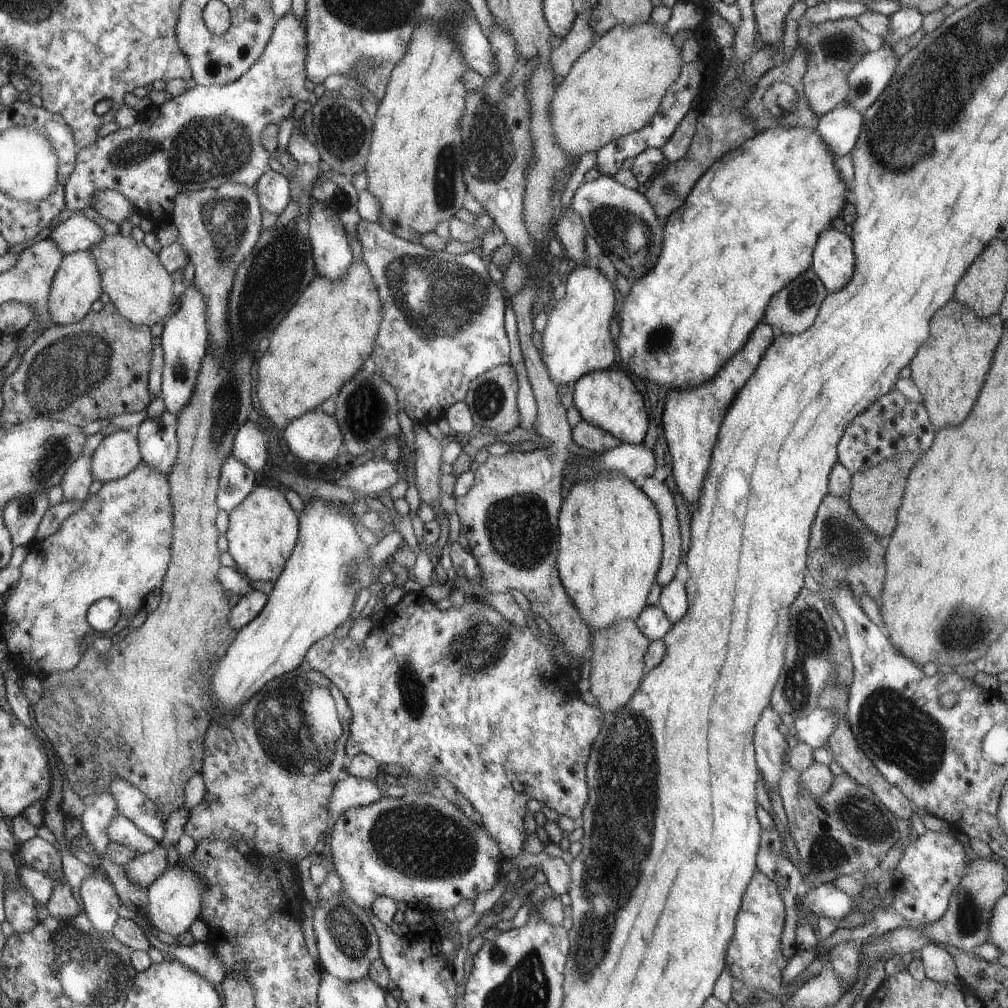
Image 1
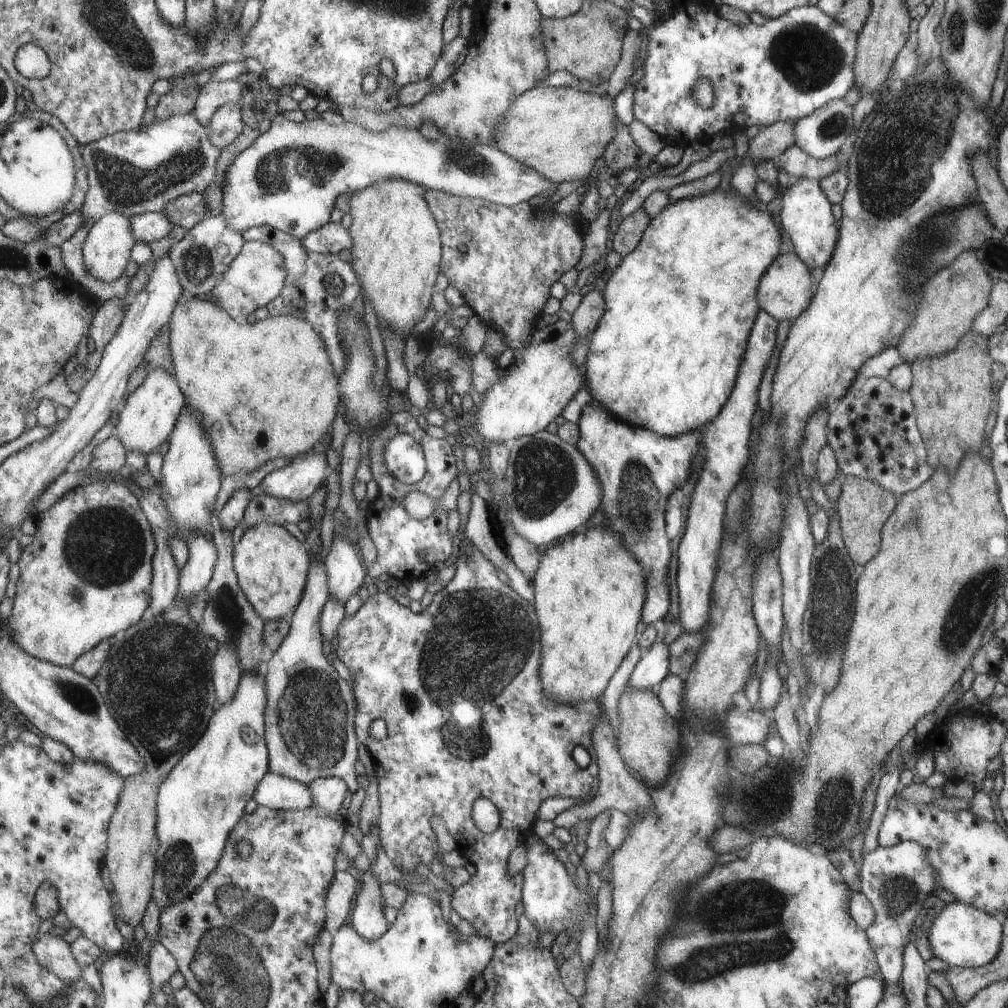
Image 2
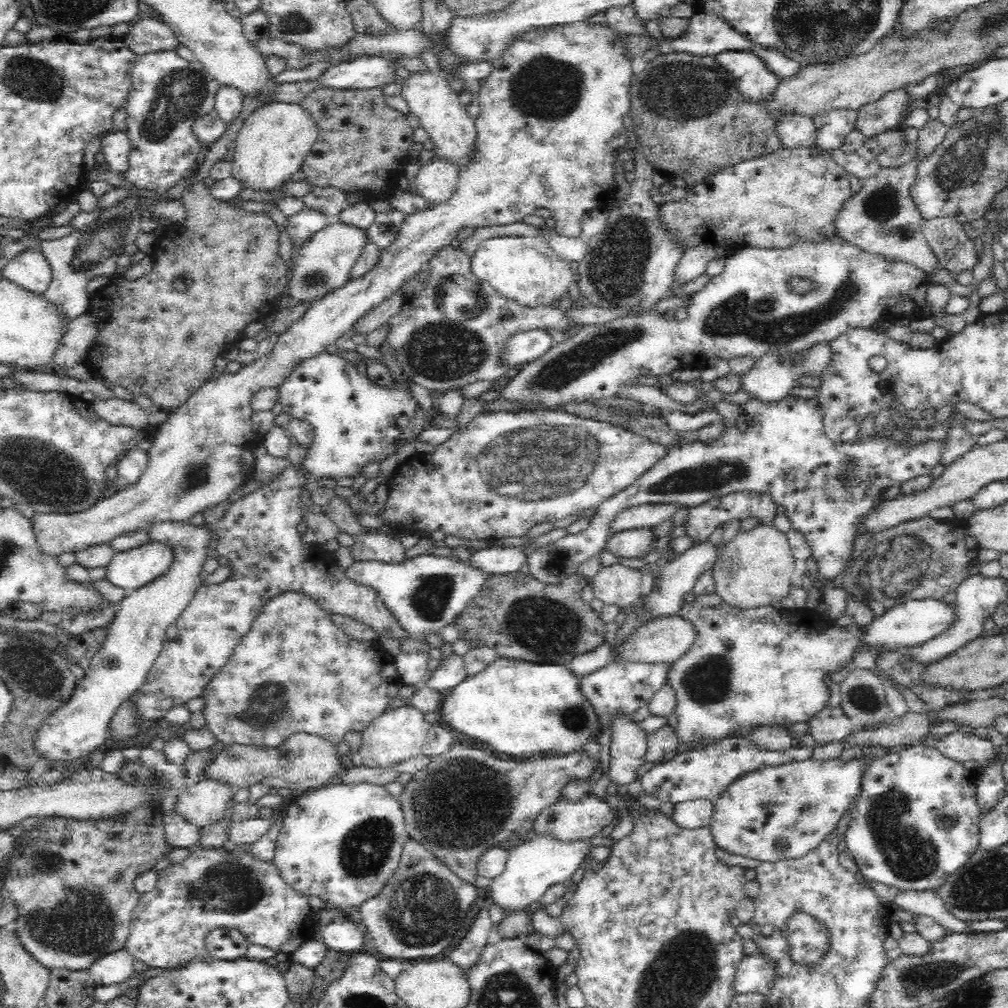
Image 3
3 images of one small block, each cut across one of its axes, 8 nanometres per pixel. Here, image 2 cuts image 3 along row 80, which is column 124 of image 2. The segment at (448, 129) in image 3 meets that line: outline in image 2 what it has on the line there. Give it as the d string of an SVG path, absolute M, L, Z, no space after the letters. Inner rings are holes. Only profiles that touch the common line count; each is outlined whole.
M162 368L151 369L141 384L127 396L115 432L126 450L147 456L168 440L183 406L184 394L175 380L175 375Z

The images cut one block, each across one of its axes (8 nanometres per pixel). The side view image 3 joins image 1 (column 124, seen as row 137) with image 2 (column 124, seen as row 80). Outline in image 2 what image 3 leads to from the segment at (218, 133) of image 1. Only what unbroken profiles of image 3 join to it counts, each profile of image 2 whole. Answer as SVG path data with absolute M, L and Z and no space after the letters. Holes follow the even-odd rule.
M191 112L153 121L139 130L109 135L97 142L84 145L82 151L90 178L87 202L82 208L82 226L86 225L89 228L110 212L120 212L127 218L139 213L157 213L177 197L187 193L203 193L215 180L216 162L220 156L220 150L212 145L203 130L203 125L197 122Z

